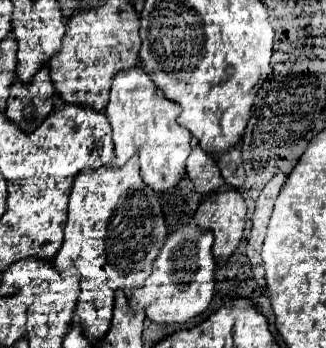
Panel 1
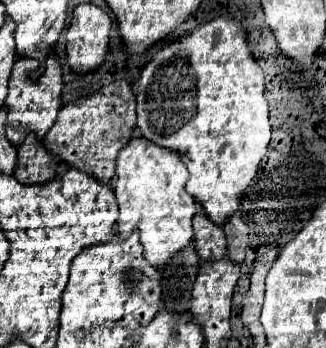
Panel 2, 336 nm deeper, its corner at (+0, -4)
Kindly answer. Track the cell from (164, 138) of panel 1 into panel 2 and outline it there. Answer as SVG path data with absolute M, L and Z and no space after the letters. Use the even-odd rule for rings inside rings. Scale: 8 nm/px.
M140 137L140 139L132 139L118 155L118 175L114 181L114 193L116 193L116 201L120 205L120 217L116 221L116 233L126 239L126 235L132 235L134 231L140 233L140 243L144 247L144 257L146 261L156 267L156 269L164 269L170 259L174 255L178 255L192 239L192 217L196 213L200 213L200 205L198 201L186 193L184 185L188 179L188 171L186 165L182 161L182 157L174 151L156 147L154 143L150 143L148 139Z

